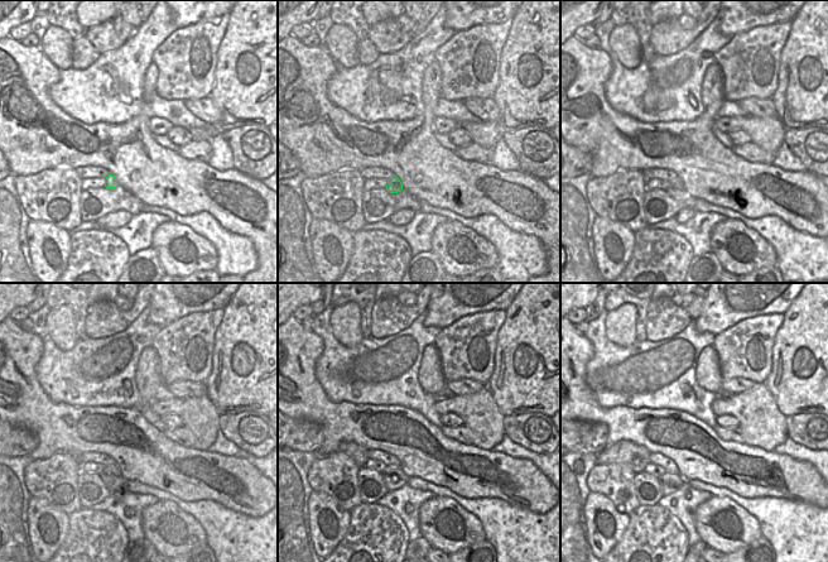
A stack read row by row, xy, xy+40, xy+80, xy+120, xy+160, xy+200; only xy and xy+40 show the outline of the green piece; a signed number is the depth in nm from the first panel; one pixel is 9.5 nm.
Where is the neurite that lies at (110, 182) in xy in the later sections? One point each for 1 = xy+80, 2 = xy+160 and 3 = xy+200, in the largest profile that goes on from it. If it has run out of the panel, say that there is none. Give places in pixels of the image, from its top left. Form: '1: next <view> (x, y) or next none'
1: next xy+80 (675, 190)
2: next xy+160 (394, 478)
3: next xy+200 (669, 483)

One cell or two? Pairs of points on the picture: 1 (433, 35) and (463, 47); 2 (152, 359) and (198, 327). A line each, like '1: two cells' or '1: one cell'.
1: two cells
2: two cells

